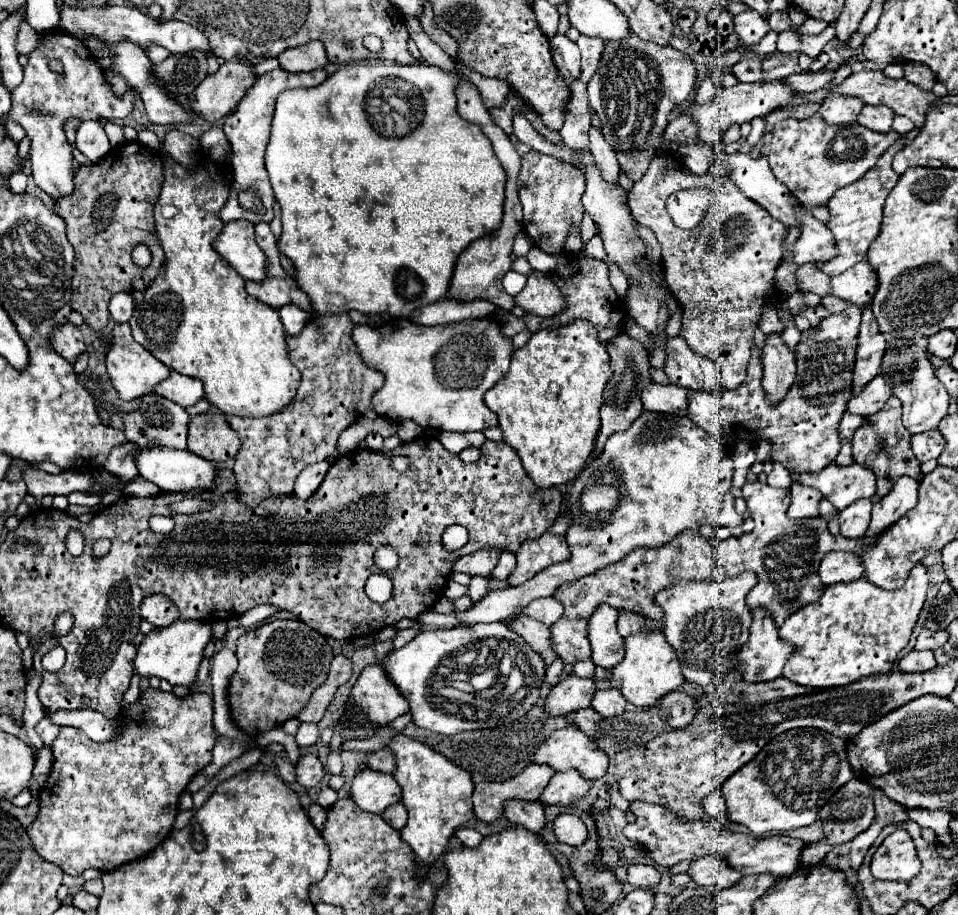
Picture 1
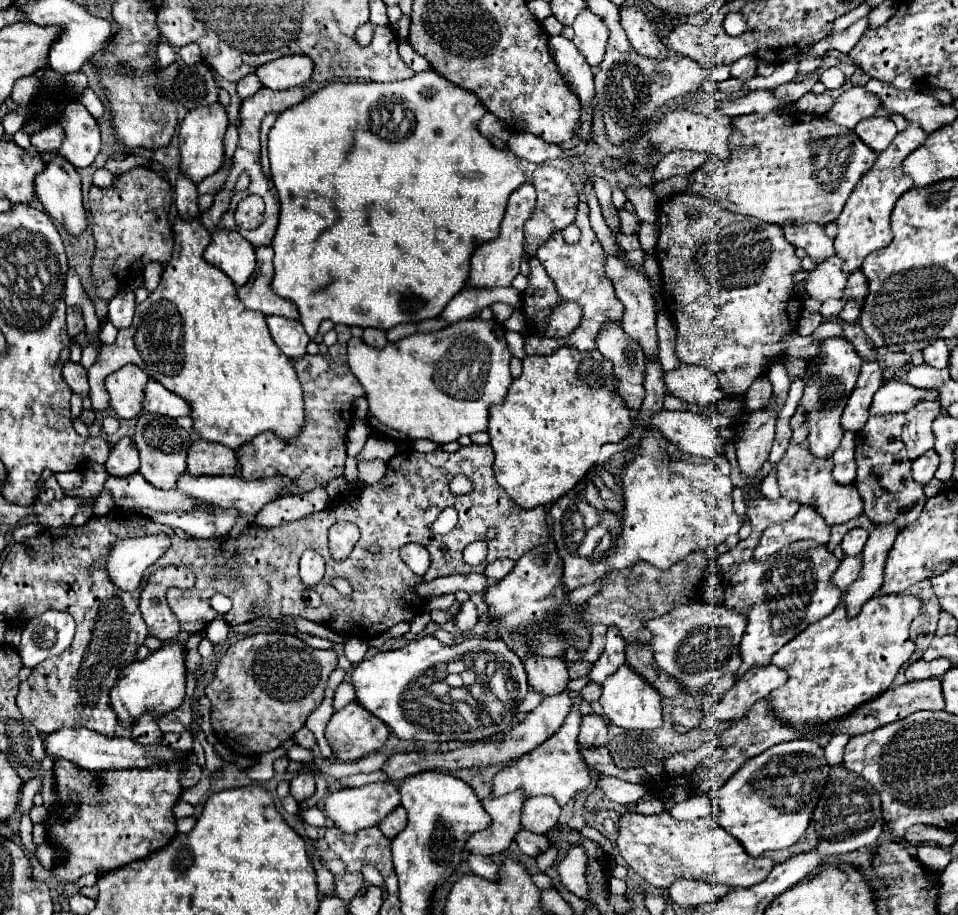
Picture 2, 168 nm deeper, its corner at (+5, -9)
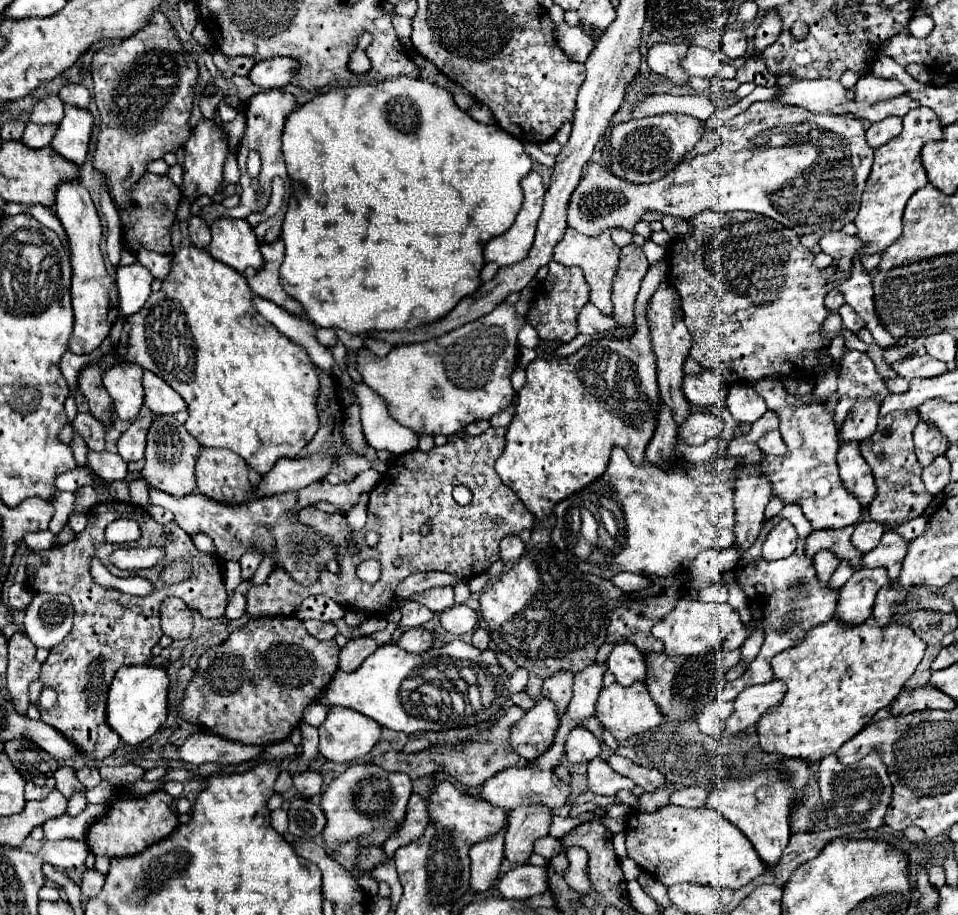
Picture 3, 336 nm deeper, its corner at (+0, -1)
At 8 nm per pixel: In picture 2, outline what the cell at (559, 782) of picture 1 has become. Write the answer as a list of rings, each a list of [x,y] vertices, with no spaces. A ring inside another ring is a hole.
[[[530,797],[524,801],[522,815],[520,815],[520,827],[530,833],[546,835],[552,829],[552,825],[556,825],[560,809],[562,807],[556,805],[552,797]]]

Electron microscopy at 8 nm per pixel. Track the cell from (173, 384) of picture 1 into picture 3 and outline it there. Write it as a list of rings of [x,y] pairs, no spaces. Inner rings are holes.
[[[145,371],[143,387],[145,387],[145,407],[149,407],[153,413],[173,415],[177,411],[187,411],[187,405],[185,401],[181,401],[181,395],[173,391],[161,377]]]

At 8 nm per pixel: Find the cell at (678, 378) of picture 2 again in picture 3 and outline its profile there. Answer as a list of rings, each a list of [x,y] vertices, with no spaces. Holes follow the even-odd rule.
[[[709,369],[699,375],[683,375],[681,389],[687,401],[695,405],[717,405],[725,407],[727,401],[727,385]]]

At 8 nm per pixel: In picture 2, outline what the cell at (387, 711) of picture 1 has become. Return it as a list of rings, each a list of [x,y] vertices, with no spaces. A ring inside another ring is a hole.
[[[352,701],[332,715],[326,739],[338,761],[358,761],[386,743],[388,727]]]

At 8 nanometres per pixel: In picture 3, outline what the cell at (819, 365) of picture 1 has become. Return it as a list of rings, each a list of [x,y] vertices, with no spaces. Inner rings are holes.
[[[845,347],[843,357],[839,361],[839,373],[837,373],[837,407],[835,407],[835,425],[837,431],[841,429],[841,423],[845,421],[847,411],[861,399],[869,399],[877,395],[881,401],[889,395],[881,375],[875,371],[873,361],[867,357],[867,353],[855,351]]]

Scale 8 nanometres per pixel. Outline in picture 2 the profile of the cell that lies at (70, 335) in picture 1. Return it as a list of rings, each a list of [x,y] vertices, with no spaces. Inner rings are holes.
[[[68,361],[64,365],[64,381],[70,385],[70,389],[82,397],[88,397],[90,387],[88,387],[88,377],[86,377],[86,369],[80,363],[72,363]]]

